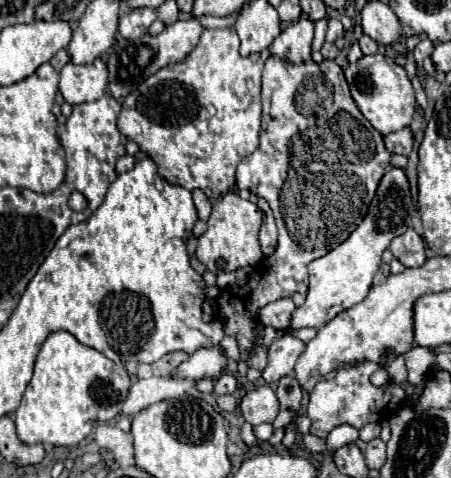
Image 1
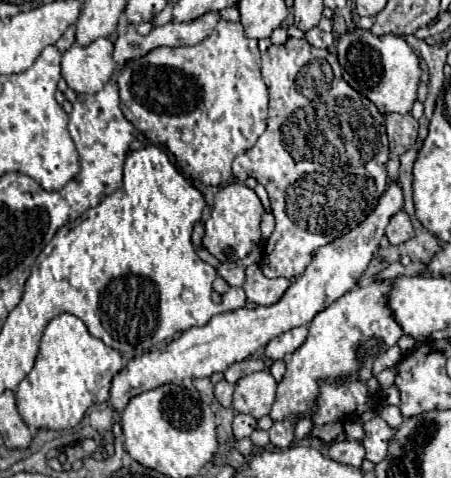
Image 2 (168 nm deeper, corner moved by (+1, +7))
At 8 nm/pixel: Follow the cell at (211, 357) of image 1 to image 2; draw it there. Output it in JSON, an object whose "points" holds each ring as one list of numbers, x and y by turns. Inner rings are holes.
{"points":[[390,184,388,190,382,194,376,210,354,230,336,238,334,242,322,246,314,260,308,264,302,276,298,276,284,296,270,306,256,306,256,308,238,308,232,312,216,314,206,326,194,326,166,344,162,350,150,350,138,358,128,360,128,364,112,378,110,400,108,404,122,412,128,400,140,392,158,388,162,384,178,384,184,378,204,378,212,376,214,372,224,372,230,364,240,362,252,356,258,348,266,346,274,336,292,330,296,326,308,326,312,318,322,312,326,306,336,302,348,290,356,286,364,270,368,268,374,252,380,246,380,238,384,236,384,228,388,226,390,218,402,208,404,198,400,184]]}

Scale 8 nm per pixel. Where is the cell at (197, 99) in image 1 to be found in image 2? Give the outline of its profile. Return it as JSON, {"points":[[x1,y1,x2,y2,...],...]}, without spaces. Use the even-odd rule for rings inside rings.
{"points":[[220,20,214,34,204,42,180,48,154,48,140,60,128,60,118,70,118,88,122,112,146,138,164,146,184,174,206,184,222,186,232,178,232,160,256,144,266,130,268,90,260,76,258,42,244,36,240,22]]}

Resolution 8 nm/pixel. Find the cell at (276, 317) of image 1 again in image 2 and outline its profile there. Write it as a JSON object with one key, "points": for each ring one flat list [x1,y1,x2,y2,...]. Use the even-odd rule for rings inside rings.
{"points":[[258,264,246,268,244,292,248,300,252,300,254,304,262,304,262,306,274,304,276,300,280,300,280,296,286,292,288,286,290,286,288,278,266,278,258,268]]}

